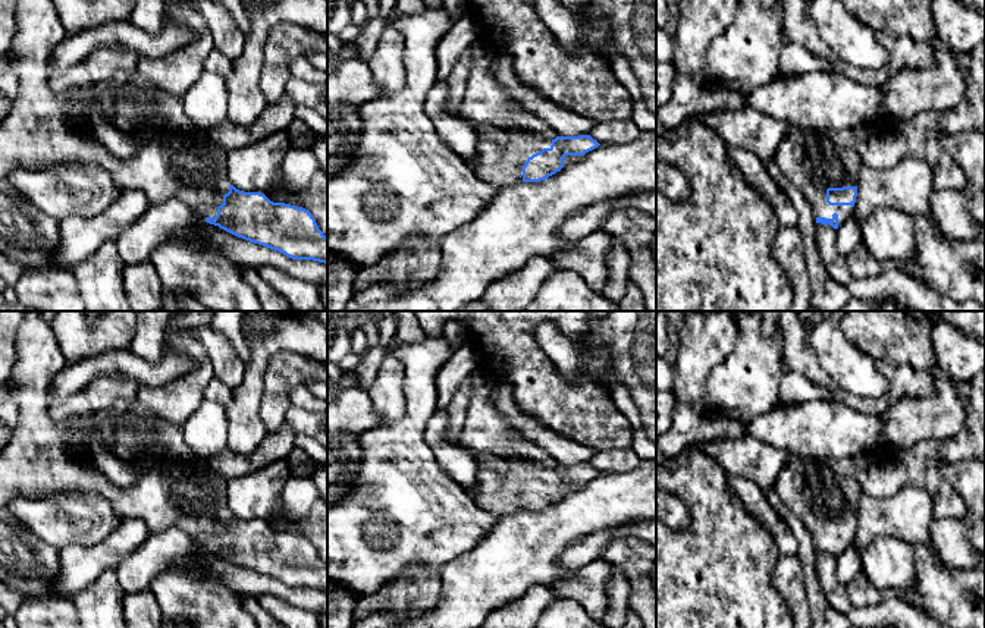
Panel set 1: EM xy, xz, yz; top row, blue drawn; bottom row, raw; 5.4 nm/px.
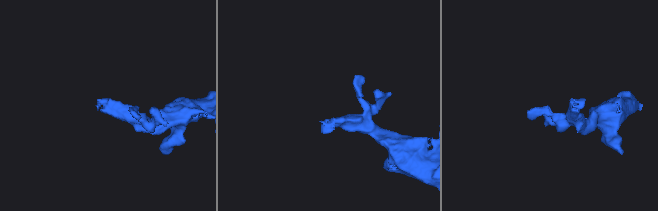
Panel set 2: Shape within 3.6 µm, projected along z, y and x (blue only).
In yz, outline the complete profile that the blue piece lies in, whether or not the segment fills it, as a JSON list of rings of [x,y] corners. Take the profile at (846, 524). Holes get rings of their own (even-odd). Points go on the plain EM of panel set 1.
[[[793,458],[782,470],[775,493],[813,534],[816,552],[834,558],[853,546],[862,487],[816,459]]]

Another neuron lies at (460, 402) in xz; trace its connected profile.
[[[468,376],[452,396],[446,414],[448,414],[448,430],[446,440],[462,446],[459,440],[461,430],[464,427],[465,414],[471,401],[471,376]]]

